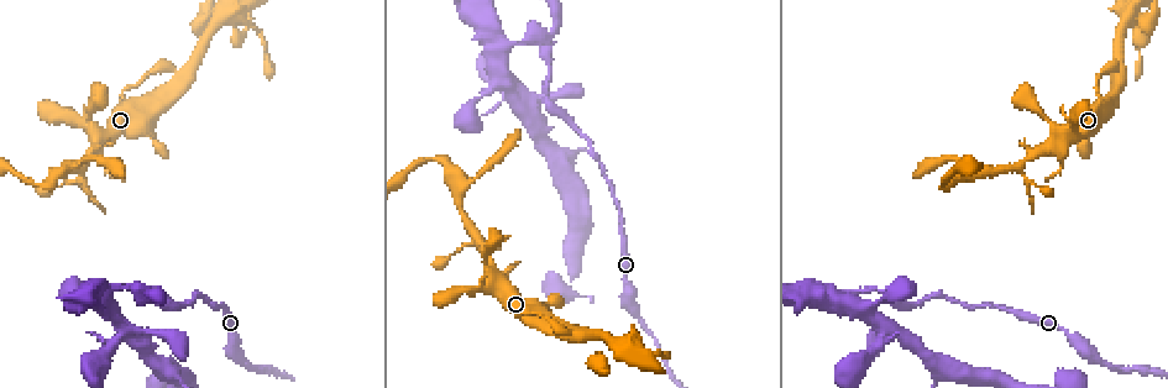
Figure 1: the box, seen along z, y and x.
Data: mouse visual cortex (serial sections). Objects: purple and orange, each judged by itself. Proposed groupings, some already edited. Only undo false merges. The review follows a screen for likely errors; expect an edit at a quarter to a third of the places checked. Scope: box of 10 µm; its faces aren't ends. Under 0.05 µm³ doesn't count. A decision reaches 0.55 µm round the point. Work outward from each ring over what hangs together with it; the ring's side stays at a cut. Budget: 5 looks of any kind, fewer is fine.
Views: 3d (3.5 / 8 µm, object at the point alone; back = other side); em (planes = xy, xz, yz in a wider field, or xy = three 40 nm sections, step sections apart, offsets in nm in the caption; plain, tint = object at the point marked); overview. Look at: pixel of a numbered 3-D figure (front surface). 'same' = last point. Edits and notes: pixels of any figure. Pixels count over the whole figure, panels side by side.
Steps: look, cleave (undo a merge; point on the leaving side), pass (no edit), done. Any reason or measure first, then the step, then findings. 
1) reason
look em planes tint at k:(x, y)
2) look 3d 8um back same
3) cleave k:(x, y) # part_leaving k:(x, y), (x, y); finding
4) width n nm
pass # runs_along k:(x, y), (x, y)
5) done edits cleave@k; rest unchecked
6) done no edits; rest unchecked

thick turns thin
look 3d 3.5um at 1:(246, 361)

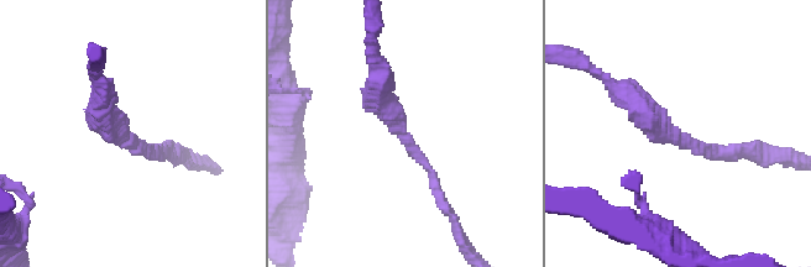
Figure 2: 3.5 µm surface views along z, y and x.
arm_widths 150, 300 nm
look em xy step 2 tint at 2:(128, 136)

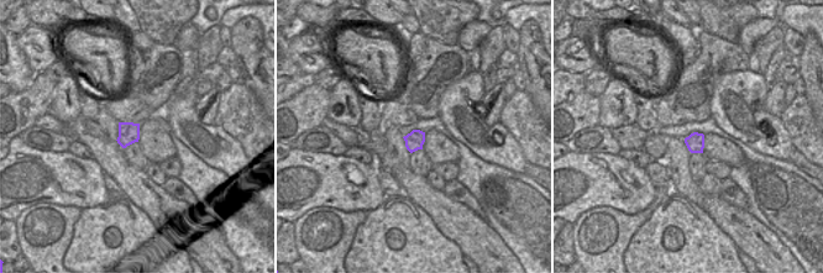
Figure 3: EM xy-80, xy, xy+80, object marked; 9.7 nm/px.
pass # runs_along 2:(380, 73), (383, 110), (440, 197); continuous, no second cell

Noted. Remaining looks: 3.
branch point
look 3d 3.5um at 1:(474, 237)

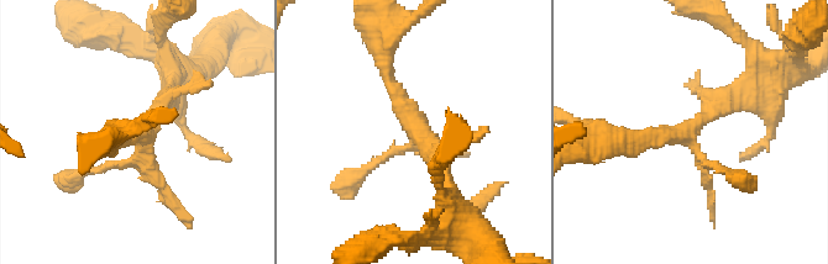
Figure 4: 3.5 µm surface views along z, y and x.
need the tissue
look em xy step 2 plain at 4:(686, 134)

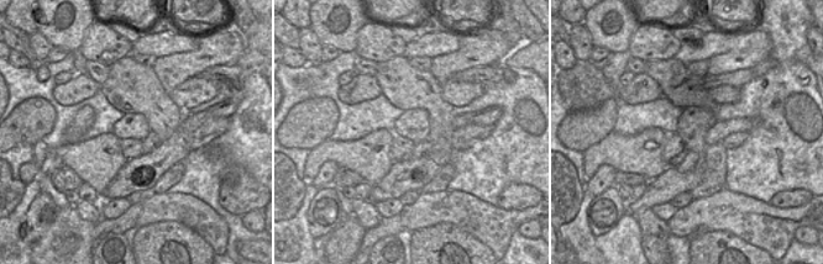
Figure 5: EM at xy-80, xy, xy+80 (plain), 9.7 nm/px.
where the object lies
look em xy step 2 tint same

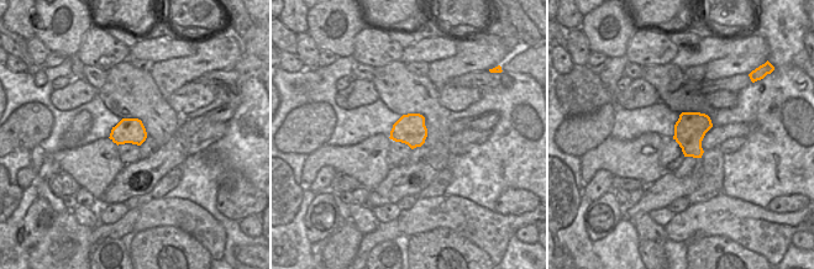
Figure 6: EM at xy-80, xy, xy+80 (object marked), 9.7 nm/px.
pass # runs_along 4:(451, 185), (383, 58); all the same cell

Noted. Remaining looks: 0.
done no edits; rest unchecked

